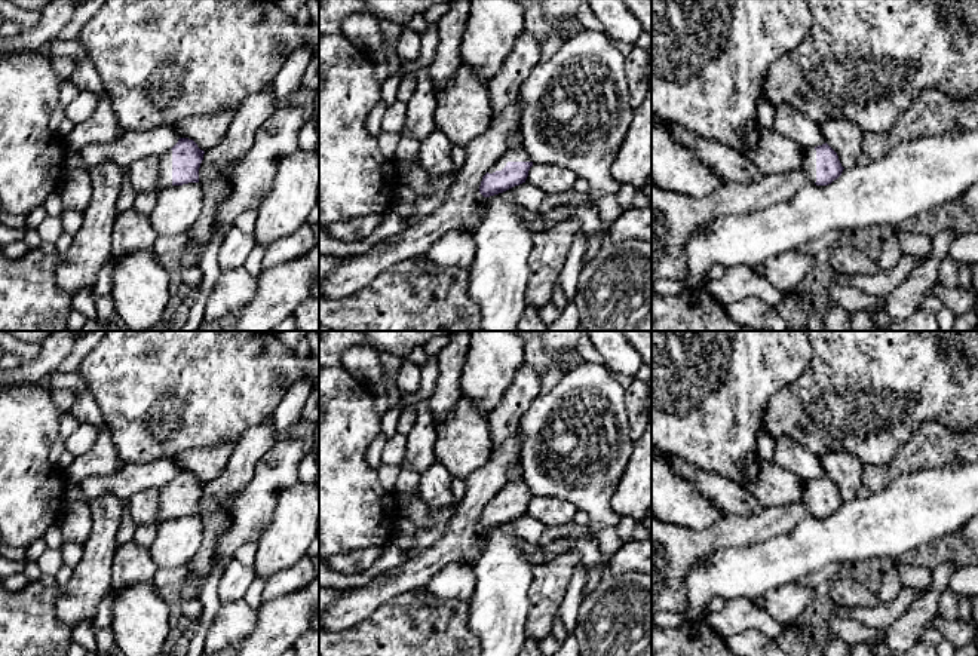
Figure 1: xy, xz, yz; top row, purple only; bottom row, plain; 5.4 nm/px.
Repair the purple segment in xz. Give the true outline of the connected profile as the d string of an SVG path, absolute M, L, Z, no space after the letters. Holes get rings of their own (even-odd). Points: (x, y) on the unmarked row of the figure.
M522 478L508 481L482 509L479 525L490 530L525 515L531 499L531 490Z

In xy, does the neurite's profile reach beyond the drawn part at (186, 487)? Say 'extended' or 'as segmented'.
extended

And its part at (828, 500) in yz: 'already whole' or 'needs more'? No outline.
needs more

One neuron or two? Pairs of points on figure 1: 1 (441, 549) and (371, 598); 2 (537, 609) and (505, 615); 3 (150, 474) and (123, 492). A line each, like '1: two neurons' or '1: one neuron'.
1: one neuron
2: two neurons
3: one neuron

